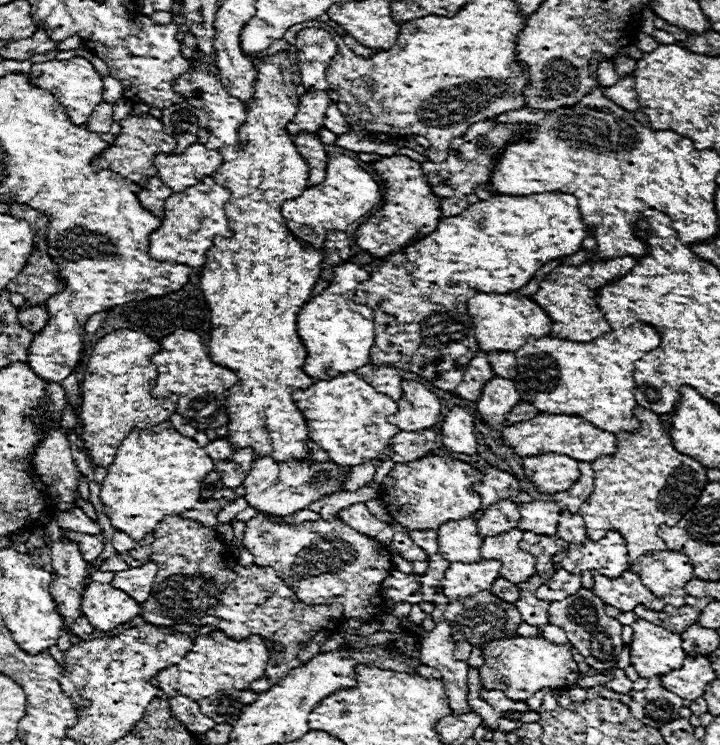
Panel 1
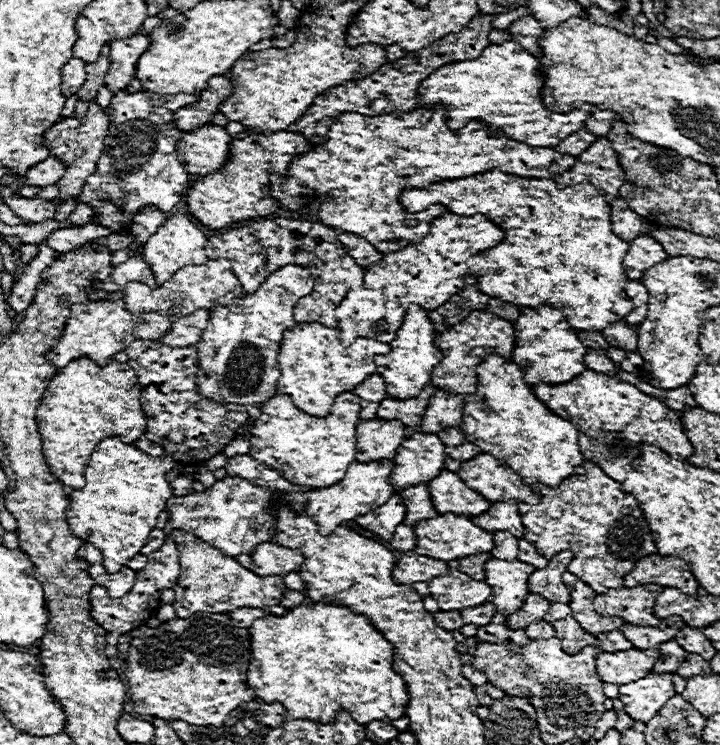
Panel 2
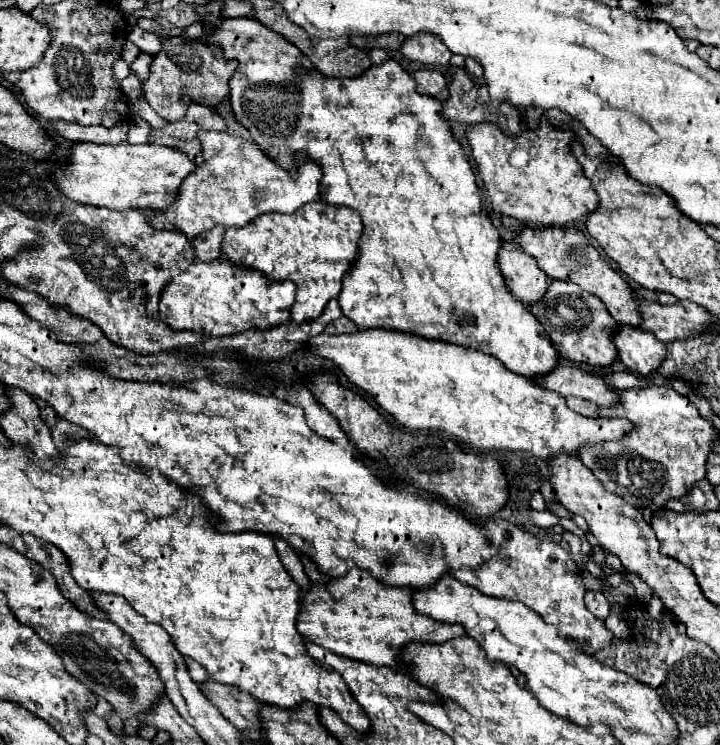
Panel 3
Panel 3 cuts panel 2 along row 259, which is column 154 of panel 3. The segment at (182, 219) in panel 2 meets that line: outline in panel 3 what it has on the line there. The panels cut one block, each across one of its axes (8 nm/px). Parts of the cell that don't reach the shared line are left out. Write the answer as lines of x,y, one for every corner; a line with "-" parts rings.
78,142
68,158
70,166
68,168
58,168
54,172
54,182
68,196
70,200
84,202
84,204
94,204
94,206
106,206
112,210
128,210
128,208
168,208
172,200
176,200
176,192
180,190
180,184
184,182
184,176
196,168
184,152
176,152
176,148
164,148
160,144
144,144
144,146
134,146
134,144
92,144
92,142

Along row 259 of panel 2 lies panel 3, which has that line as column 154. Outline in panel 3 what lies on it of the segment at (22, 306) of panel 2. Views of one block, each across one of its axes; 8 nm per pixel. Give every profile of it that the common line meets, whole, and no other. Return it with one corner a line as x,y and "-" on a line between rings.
132,26
132,30
130,30
130,42
134,42
140,48
140,52
146,52
146,54
160,52
160,40
158,40
158,36
152,34
152,32
142,30
140,26

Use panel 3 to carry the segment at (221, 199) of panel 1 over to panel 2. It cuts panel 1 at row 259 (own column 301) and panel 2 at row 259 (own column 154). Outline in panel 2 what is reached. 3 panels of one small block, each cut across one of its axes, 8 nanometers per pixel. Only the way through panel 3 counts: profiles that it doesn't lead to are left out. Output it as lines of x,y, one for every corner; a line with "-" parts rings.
228,258
208,260
206,264
200,264
200,266
196,266
196,264
184,266
168,282
164,282
158,288
150,288
150,286
146,286
142,282
128,282
124,292
126,292
126,296
124,296
126,310
130,310
132,314
138,314
138,312
160,312
160,314
172,312
174,318
188,316
188,314
192,314
192,312
196,312
200,308
210,310
210,308
214,308
218,304
228,306
236,298
244,296
244,290
240,286
240,282
236,280

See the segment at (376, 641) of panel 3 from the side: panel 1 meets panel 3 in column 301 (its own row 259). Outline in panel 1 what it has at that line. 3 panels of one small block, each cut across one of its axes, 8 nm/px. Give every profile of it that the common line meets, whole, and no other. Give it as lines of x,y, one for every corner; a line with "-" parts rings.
610,258
610,260
598,260
598,262
586,262
582,266
558,266
554,268
546,280
540,282
538,292
532,294
532,302
536,302
548,318
552,318
552,338
562,338
570,342
592,342
600,338
602,334
608,334
612,328
600,314
600,308
596,306
596,292
598,288
608,284
614,278
624,276
632,266
636,264
634,258

